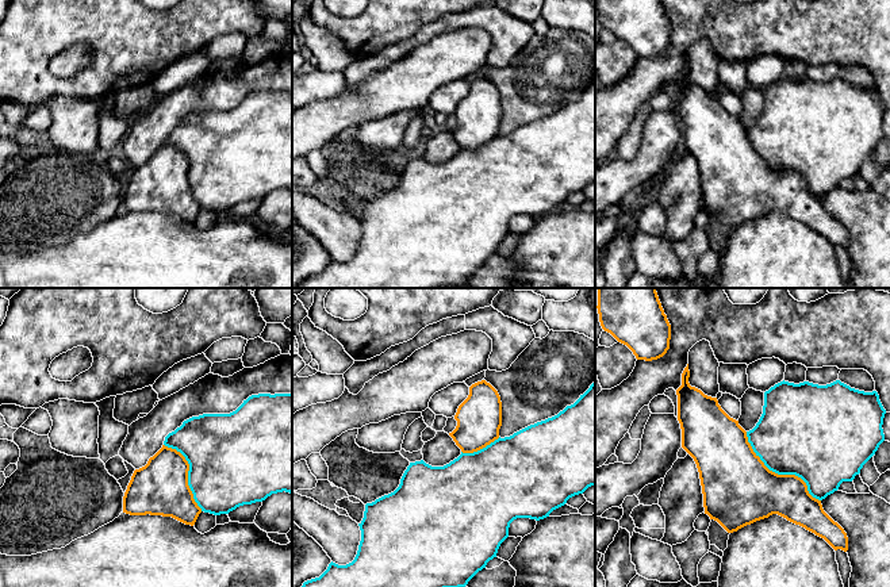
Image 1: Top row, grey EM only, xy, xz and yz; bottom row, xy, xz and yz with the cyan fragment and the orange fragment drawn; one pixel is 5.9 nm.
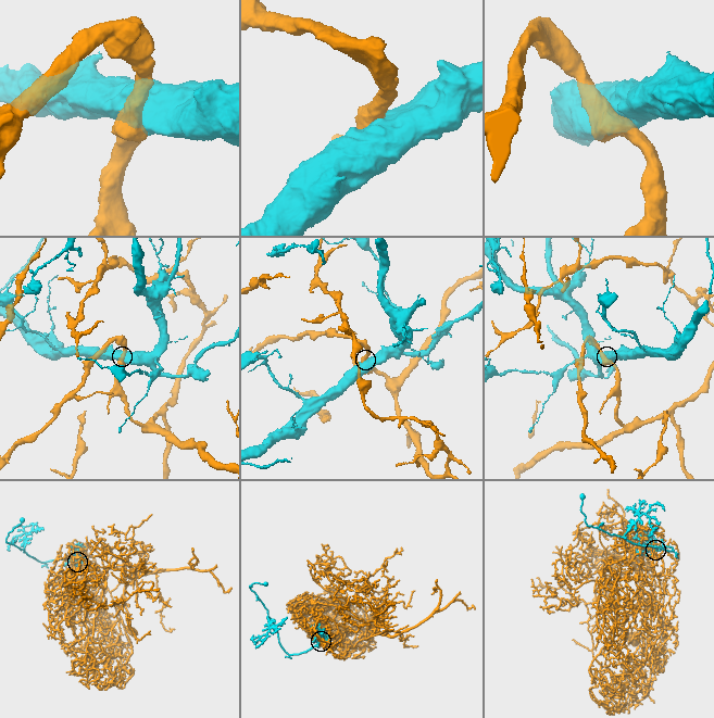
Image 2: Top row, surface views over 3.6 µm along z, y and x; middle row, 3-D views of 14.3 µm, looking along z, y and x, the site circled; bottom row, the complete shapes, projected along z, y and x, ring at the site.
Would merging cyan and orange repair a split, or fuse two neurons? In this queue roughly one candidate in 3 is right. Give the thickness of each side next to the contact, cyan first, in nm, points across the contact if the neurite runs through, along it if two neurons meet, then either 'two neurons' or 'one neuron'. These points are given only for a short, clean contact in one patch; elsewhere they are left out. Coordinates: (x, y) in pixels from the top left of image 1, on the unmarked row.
460/400 nm | two neurons

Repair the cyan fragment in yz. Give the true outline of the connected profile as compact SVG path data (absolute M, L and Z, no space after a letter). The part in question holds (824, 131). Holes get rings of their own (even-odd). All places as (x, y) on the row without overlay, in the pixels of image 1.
M783 77L764 89L763 111L747 134L770 168L801 174L809 191L822 197L843 179L852 179L875 151L885 138L885 111L876 88L859 88L840 77L826 83Z

